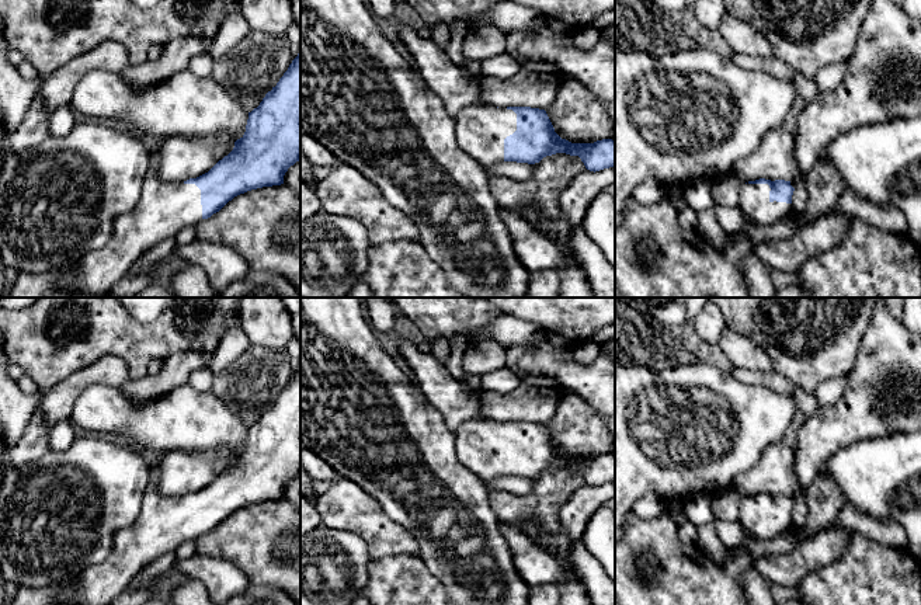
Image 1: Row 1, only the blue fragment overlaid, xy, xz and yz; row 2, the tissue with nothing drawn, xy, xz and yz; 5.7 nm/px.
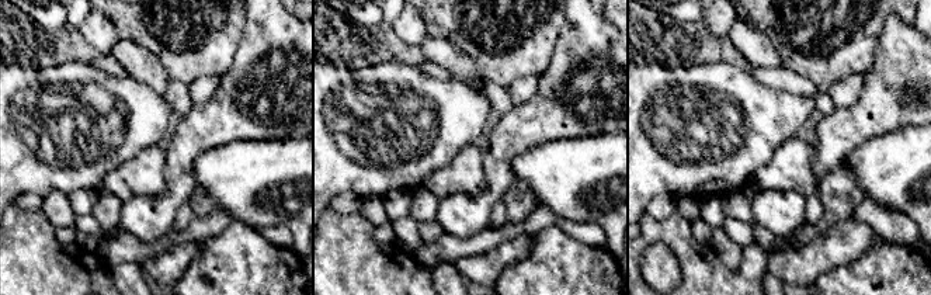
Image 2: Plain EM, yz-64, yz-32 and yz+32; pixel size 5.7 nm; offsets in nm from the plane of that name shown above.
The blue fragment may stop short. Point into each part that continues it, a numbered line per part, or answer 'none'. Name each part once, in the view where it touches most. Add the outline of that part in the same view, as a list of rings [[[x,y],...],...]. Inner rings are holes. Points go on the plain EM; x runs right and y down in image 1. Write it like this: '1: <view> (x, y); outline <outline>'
1: yz (754, 513); outline [[[741,498],[738,522],[746,532],[753,533],[755,538],[769,540],[788,532],[793,524],[792,518],[771,517],[768,498]]]

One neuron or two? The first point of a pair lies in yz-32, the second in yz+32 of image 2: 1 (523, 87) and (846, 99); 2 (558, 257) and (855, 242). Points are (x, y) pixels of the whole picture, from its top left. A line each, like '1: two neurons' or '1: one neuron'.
1: one neuron
2: two neurons

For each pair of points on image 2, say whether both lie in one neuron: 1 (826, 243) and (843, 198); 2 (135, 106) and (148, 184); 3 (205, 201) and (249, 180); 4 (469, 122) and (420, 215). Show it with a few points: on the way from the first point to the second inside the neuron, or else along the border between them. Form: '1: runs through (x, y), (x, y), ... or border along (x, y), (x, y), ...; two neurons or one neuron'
1: border along (851, 214), (830, 224), (808, 243); two neurons
2: border along (156, 143), (114, 170); two neurons
3: border along (195, 186), (209, 195), (214, 212); two neurons
4: border along (420, 187), (413, 193); two neurons

